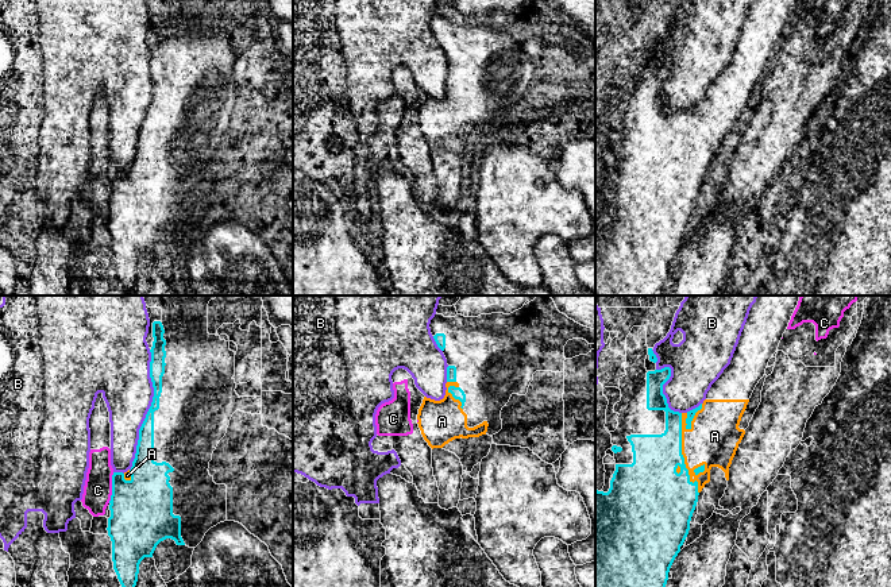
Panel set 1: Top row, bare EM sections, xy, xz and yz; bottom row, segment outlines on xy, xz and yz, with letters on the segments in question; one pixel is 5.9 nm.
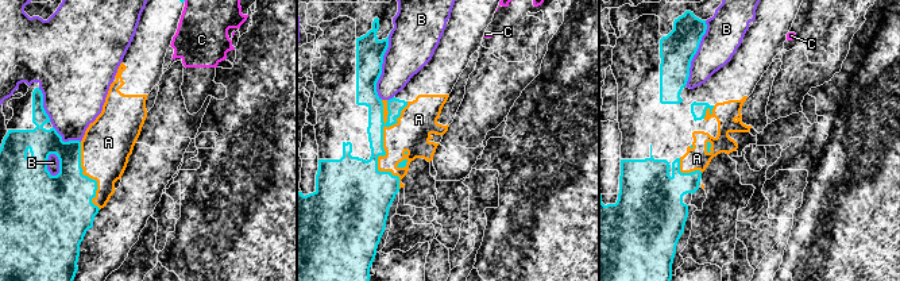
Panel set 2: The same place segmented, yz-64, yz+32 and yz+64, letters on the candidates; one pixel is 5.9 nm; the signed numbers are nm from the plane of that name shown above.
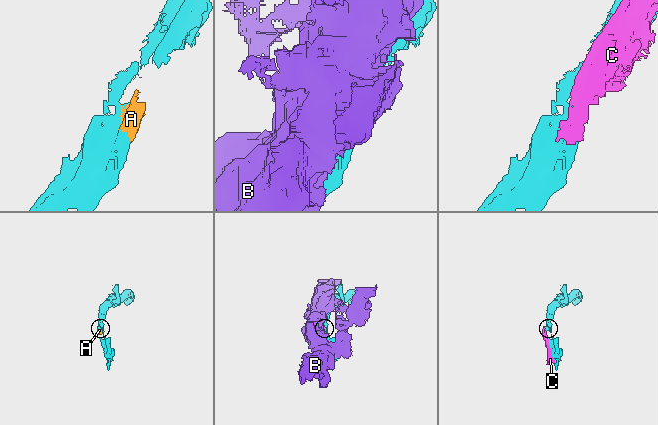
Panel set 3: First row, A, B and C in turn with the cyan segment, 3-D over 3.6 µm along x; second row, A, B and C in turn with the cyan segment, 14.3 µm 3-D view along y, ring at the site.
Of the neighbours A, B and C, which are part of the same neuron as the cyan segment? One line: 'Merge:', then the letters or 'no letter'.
Merge: A

